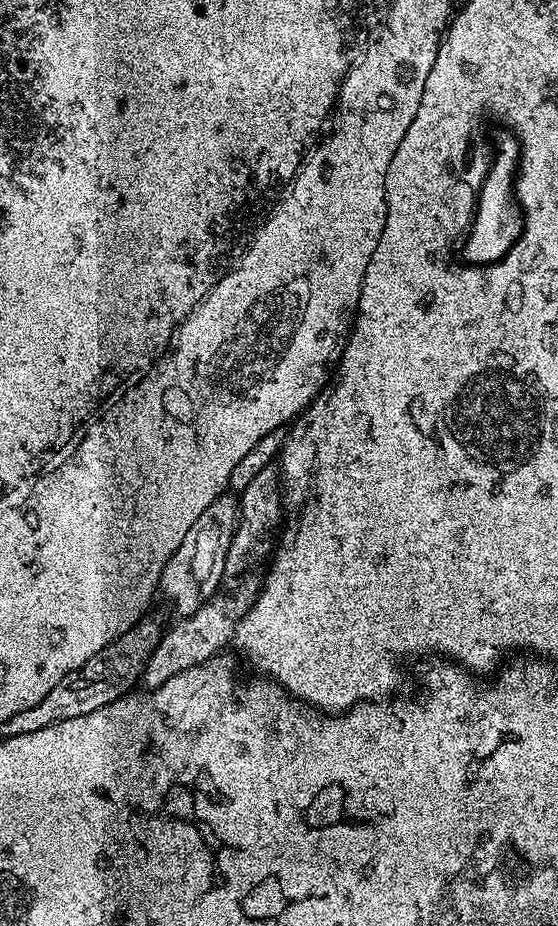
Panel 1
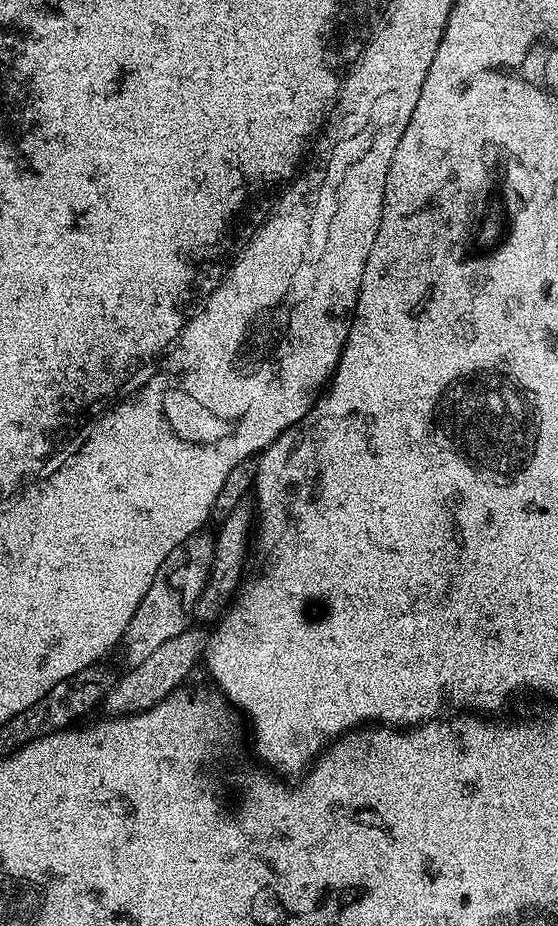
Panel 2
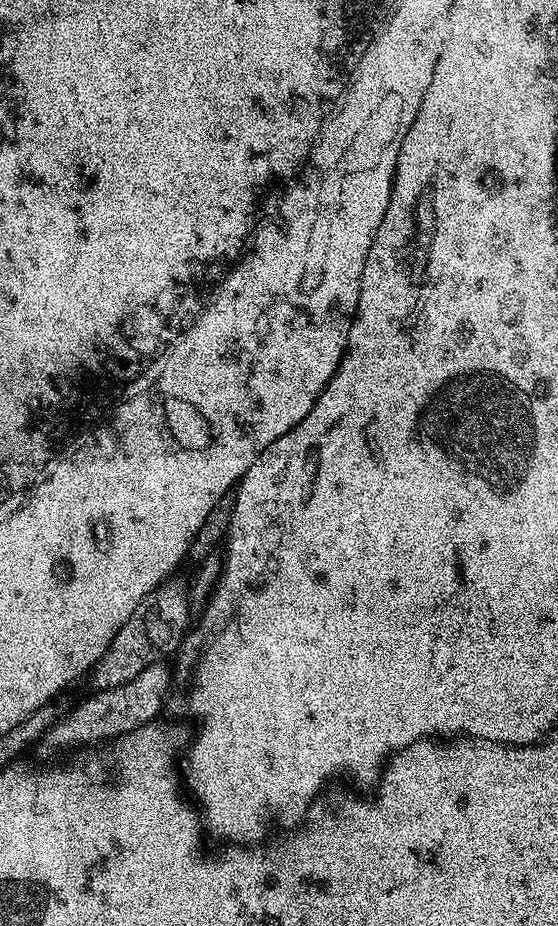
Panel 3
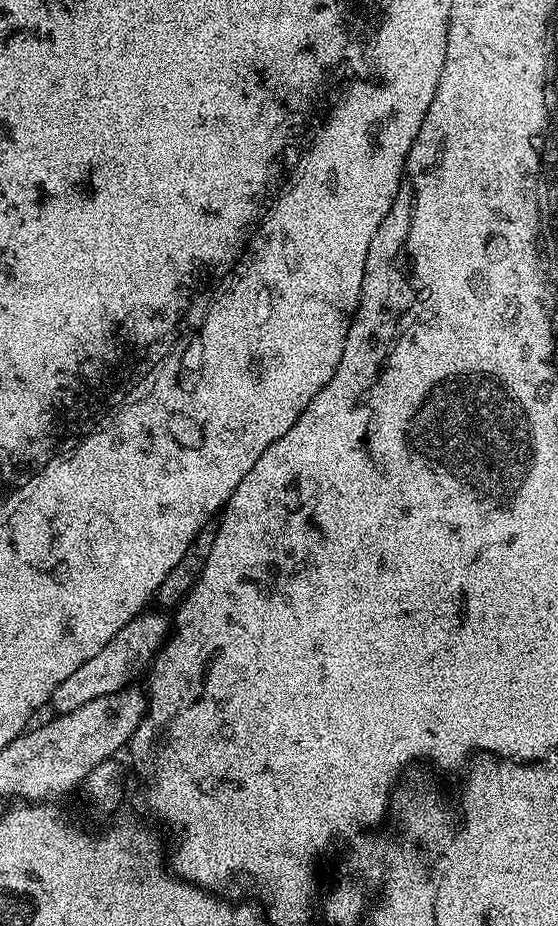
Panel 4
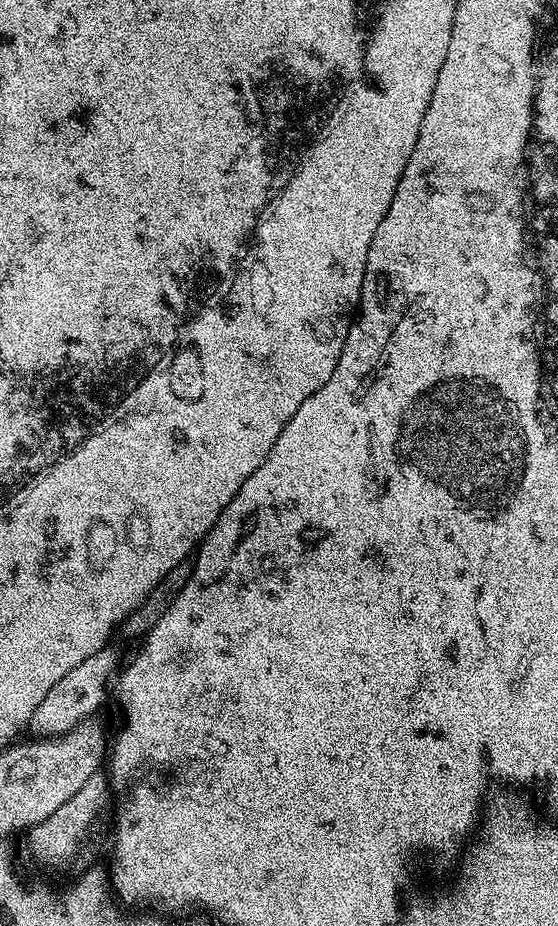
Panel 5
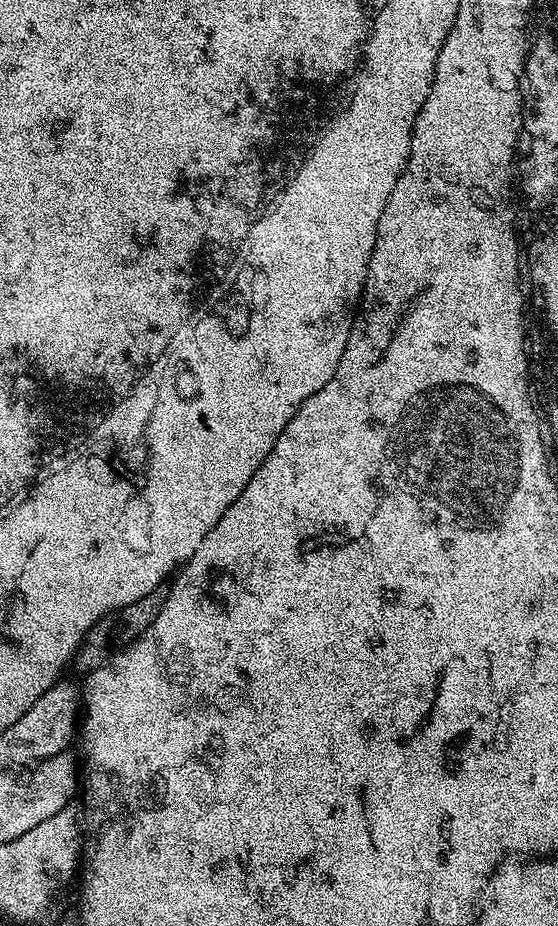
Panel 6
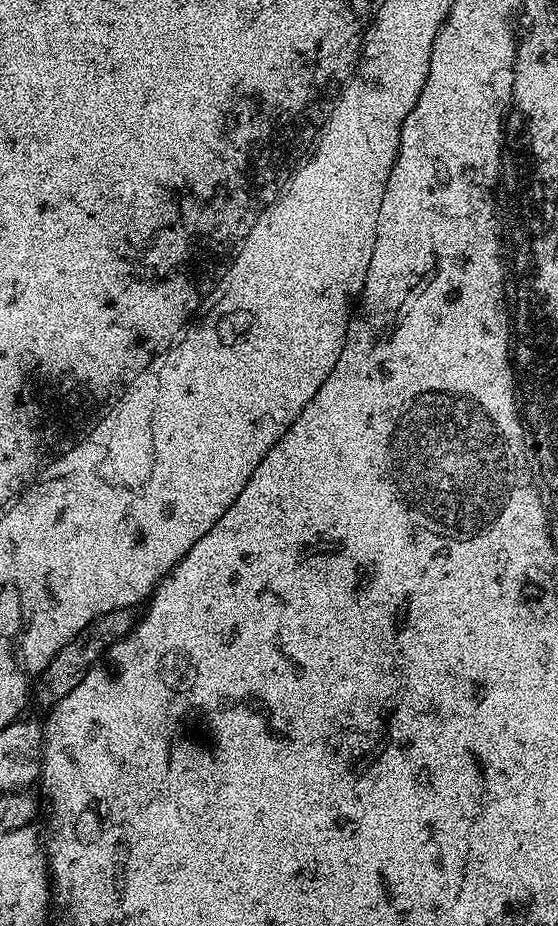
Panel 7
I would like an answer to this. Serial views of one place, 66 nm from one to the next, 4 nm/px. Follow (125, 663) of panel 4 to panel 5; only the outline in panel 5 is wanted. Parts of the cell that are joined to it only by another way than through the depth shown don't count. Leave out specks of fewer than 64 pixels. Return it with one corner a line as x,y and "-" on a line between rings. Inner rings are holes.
109,646
98,650
98,654
90,654
86,662
81,662
74,666
74,670
68,671
57,684
47,692
46,698
42,698
42,703
38,710
30,718
28,728
31,735
36,738
47,738
50,736
61,736
66,734
74,726
85,723
104,704
104,699
109,699
110,685
115,681
121,667
122,659

